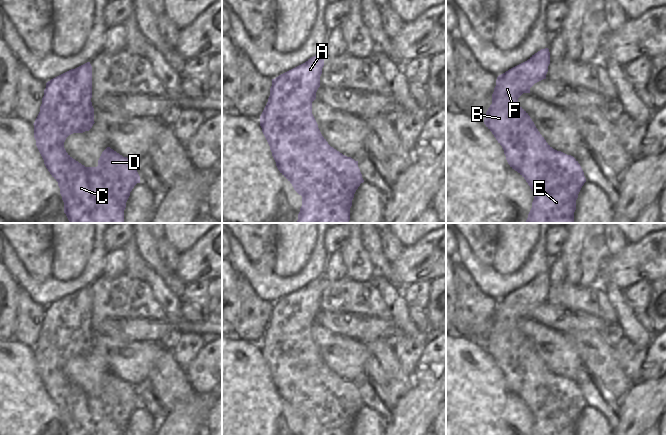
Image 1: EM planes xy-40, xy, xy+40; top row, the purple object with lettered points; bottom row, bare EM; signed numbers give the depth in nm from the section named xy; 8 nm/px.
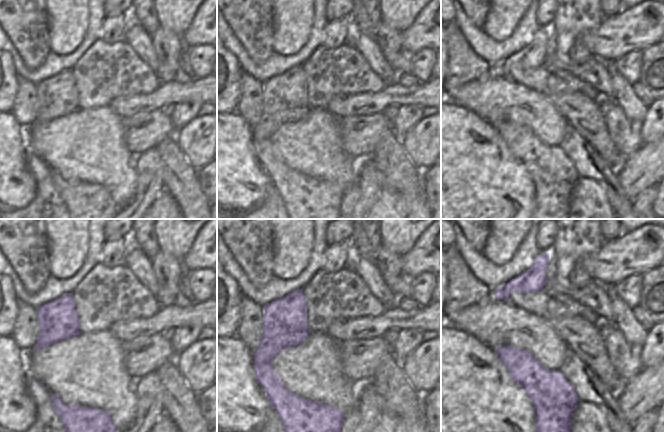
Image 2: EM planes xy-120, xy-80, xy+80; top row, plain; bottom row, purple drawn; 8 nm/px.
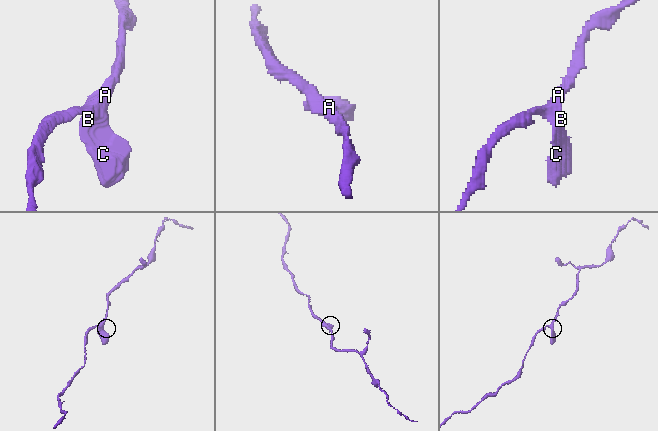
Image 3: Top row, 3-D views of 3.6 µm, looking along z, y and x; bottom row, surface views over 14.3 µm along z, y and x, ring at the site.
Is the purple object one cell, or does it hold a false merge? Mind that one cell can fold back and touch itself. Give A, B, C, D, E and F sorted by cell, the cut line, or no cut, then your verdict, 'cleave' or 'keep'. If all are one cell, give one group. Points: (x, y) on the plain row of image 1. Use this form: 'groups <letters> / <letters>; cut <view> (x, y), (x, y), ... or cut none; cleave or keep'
groups A B C D E F; cut none; keep

